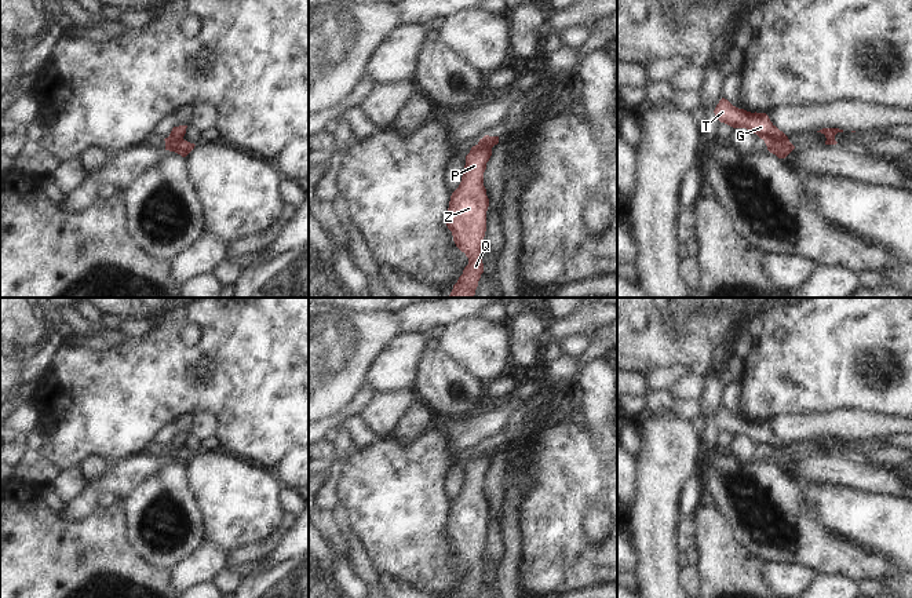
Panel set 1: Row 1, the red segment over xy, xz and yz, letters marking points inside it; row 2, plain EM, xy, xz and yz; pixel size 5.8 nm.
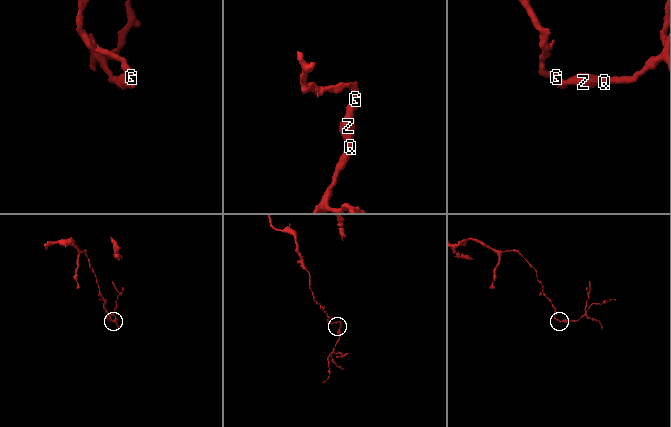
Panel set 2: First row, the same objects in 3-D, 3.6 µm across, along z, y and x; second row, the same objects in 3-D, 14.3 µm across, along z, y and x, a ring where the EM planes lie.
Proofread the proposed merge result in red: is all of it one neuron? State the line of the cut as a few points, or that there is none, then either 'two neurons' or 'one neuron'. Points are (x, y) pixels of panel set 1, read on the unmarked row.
no cut | one neuron

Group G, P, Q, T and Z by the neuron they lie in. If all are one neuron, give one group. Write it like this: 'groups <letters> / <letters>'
groups G P Q T Z

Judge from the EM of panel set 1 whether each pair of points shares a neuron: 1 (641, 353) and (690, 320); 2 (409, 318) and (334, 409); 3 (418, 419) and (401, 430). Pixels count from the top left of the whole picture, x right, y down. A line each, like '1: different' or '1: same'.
1: same
2: different
3: same

